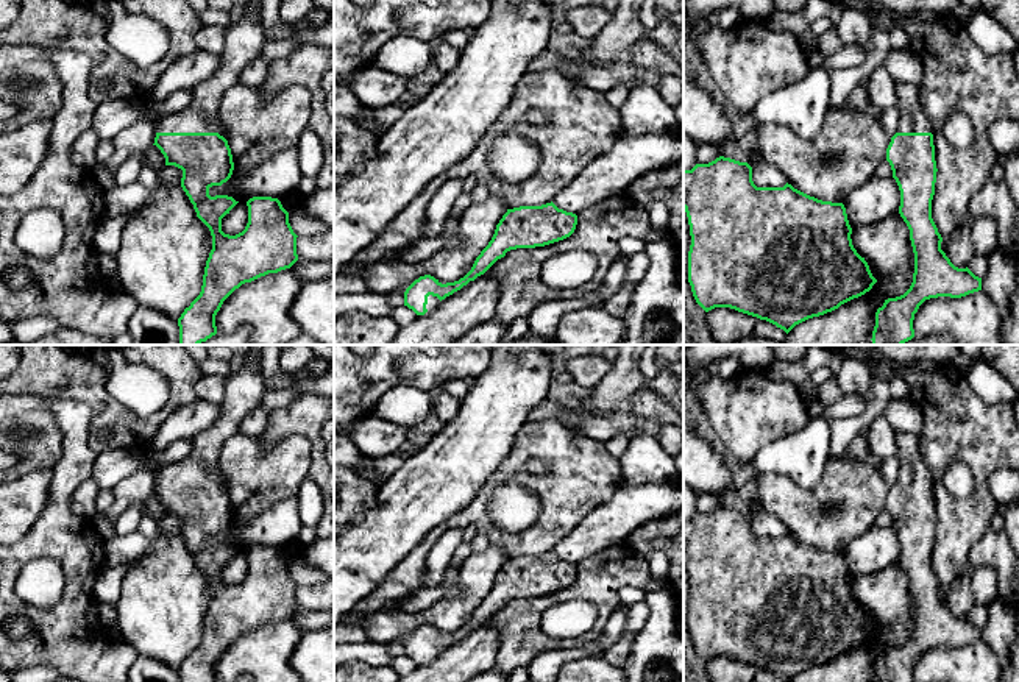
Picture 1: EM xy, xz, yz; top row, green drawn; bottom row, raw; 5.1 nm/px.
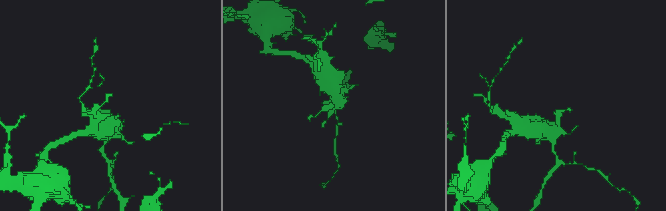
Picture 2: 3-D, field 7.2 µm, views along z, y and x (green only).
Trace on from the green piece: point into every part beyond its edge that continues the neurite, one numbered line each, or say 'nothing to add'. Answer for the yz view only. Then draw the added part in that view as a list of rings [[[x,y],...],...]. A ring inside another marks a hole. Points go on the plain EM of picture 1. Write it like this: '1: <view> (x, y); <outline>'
1: yz (912, 468); [[[896,432],[899,473],[897,482],[932,482],[932,474],[921,457],[919,437]]]

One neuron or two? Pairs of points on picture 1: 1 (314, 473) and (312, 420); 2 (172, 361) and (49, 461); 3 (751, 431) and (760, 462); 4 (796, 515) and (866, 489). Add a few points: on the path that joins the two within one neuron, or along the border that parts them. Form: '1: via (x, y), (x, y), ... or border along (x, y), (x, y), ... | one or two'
1: via (317, 461), (317, 444), (312, 433) | one
2: via (173, 403), (144, 429), (95, 429), (91, 434) | one
3: border along (788, 434), (766, 444), (748, 462) | two
4: via (813, 507), (821, 500), (849, 497) | one

